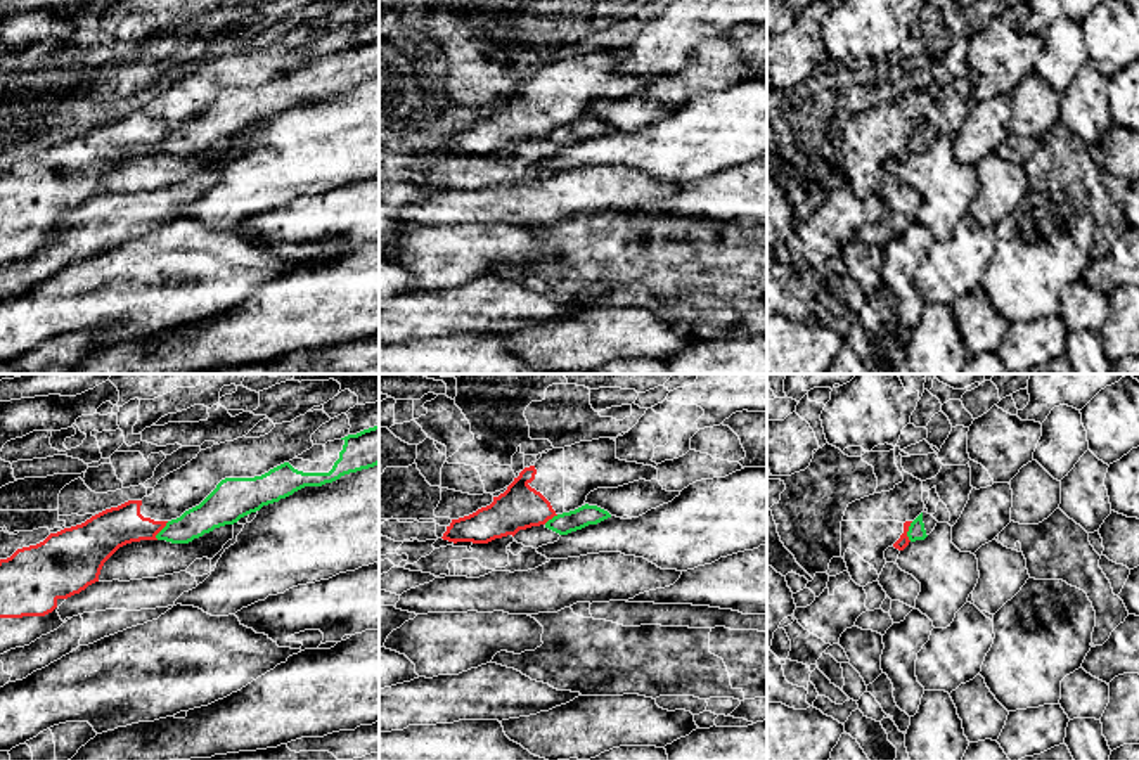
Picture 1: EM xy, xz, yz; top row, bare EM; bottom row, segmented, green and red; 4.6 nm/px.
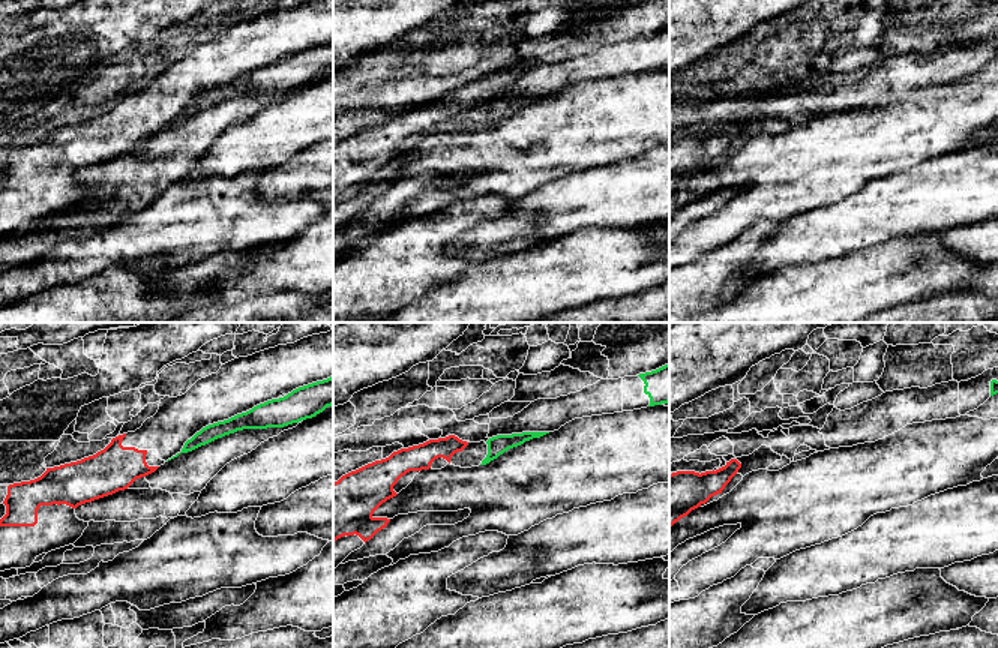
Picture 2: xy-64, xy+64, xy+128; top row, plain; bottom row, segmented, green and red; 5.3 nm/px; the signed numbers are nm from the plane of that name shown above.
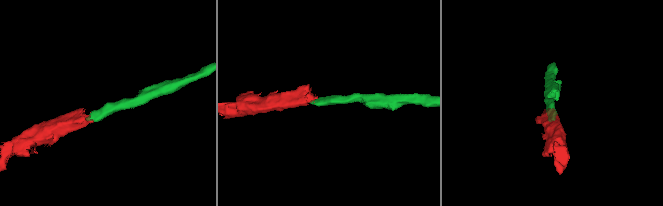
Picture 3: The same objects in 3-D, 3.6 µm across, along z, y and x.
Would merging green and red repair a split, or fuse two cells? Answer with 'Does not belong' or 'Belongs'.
Does not belong

